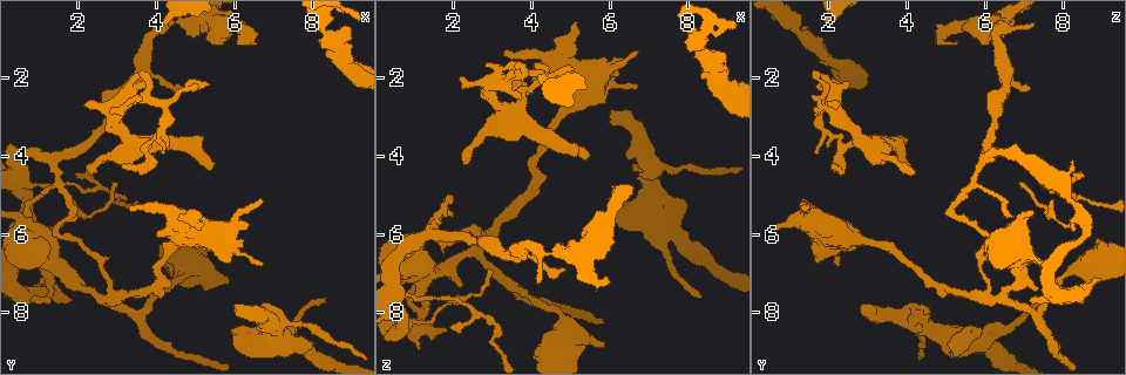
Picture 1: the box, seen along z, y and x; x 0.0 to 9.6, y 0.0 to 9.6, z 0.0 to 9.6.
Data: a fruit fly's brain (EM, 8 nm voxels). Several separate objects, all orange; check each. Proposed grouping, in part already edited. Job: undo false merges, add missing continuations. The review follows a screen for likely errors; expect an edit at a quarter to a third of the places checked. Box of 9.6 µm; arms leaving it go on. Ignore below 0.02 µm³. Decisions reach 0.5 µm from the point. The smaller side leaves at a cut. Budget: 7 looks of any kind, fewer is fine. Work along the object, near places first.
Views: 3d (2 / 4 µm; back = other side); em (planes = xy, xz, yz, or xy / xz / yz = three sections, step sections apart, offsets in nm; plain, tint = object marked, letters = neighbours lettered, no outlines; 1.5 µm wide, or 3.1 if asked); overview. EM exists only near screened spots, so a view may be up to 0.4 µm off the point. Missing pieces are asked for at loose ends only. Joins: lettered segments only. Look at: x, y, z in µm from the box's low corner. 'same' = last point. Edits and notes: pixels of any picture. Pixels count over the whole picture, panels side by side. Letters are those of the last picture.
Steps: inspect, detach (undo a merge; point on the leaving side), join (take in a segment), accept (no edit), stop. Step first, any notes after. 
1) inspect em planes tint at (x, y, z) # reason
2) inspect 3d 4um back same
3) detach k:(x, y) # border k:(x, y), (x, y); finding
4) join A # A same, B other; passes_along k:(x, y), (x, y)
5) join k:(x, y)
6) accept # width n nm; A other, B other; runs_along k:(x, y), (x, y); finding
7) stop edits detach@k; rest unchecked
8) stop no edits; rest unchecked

inspect em planes plain at (6.10, 7.80, 2.80) # branch stops here

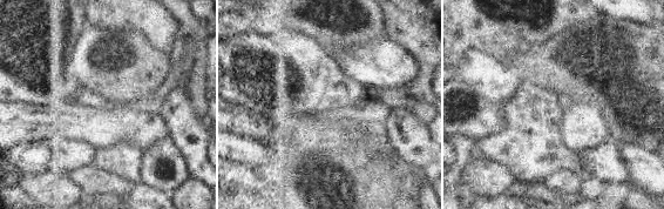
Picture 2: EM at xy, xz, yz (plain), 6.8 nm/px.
inspect em planes letters same # what lies round it

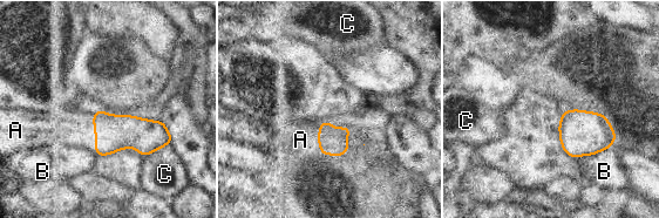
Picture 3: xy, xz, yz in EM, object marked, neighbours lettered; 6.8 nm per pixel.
join A # A same, B other, C other; passes_along 3:(113, 133), (94, 130), (75, 129); the cell continues

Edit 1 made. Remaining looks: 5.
inspect overview

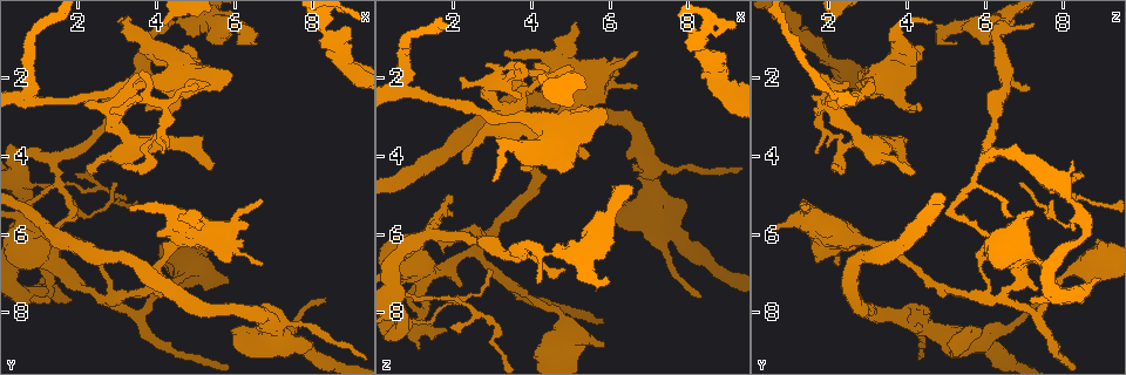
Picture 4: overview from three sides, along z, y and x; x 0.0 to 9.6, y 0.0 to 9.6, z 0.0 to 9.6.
inspect 3d 4um back at (5.90, 2.10, 2.85) # branch stops here

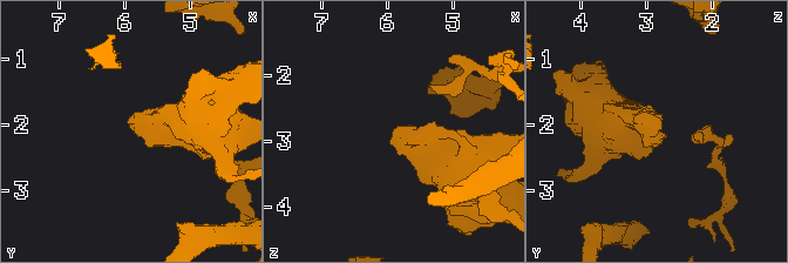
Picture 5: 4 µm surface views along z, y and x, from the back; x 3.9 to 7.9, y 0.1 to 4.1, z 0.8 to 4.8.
inspect em xy step 8 letters at (5.95, 2.00, 2.85)

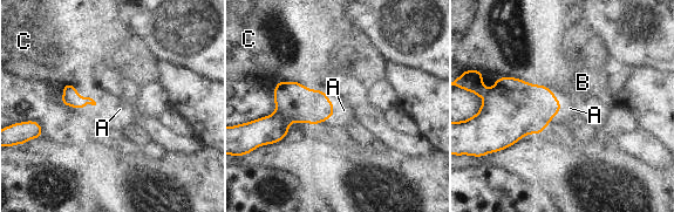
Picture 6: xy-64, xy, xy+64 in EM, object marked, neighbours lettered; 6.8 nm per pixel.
inspect em planes letters same # cut it another way

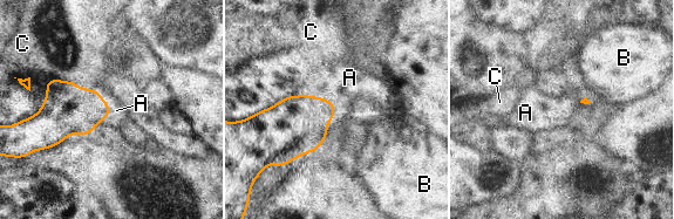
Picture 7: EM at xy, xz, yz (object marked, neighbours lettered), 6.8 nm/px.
join A # A same, B other, C other; passes_along 7:(300, 122), (333, 107), (349, 77); the cell continues

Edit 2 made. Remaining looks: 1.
stop edits join@3, join@7; rest unchecked

